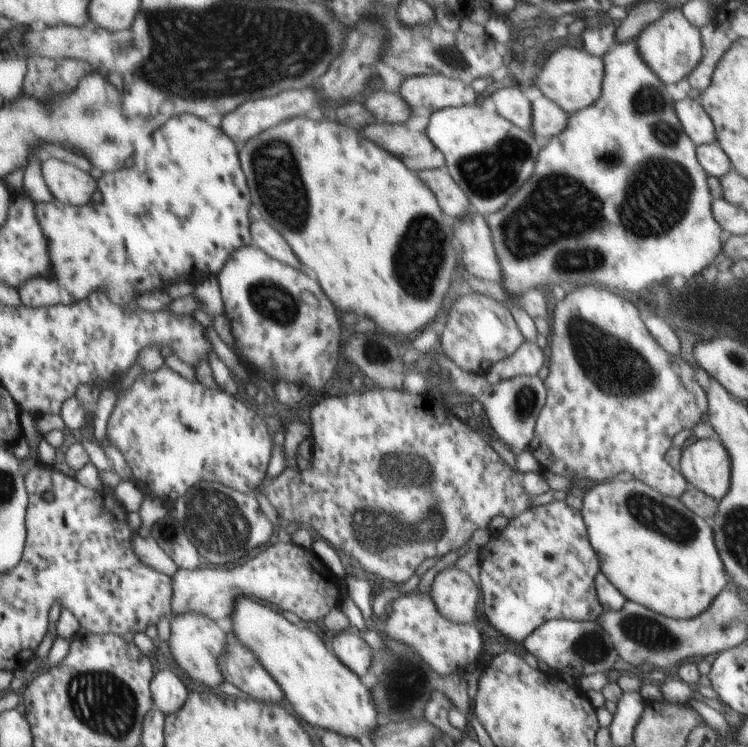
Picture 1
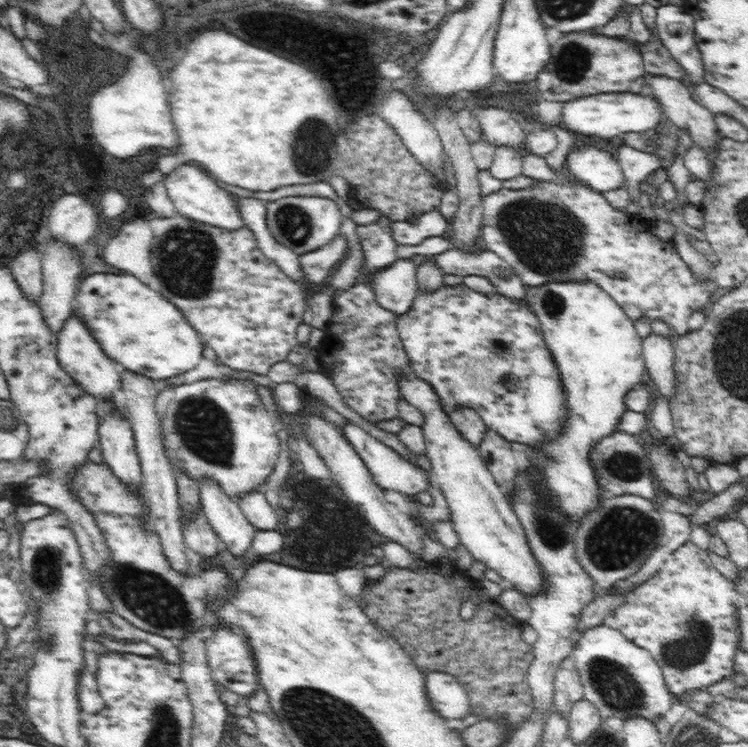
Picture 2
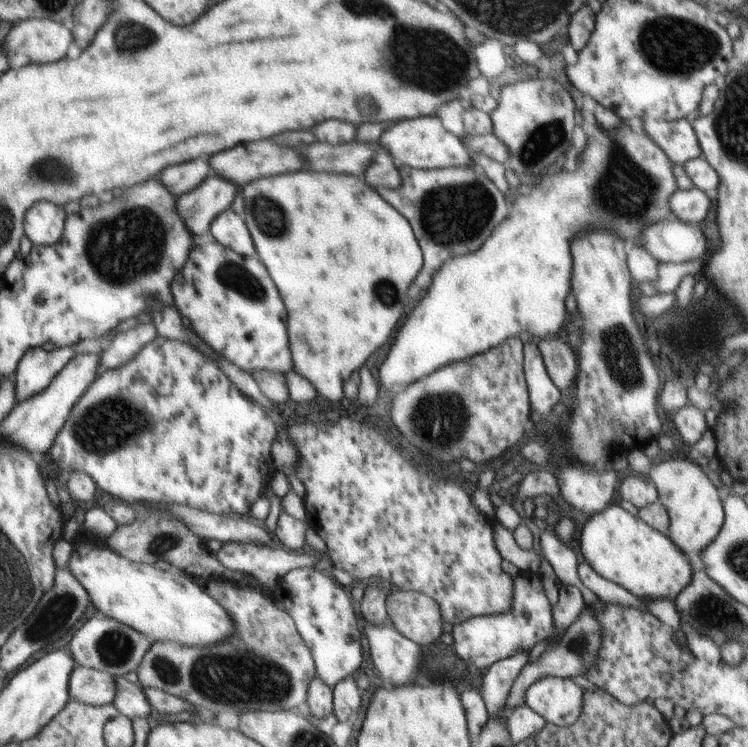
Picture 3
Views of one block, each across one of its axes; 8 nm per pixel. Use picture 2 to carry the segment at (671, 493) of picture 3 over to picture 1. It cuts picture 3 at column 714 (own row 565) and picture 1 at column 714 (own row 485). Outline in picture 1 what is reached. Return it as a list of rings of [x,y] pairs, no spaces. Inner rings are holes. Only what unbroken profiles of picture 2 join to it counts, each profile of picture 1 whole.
[[[718,438],[697,440],[682,451],[680,469],[688,484],[721,501],[731,483],[730,455]]]

